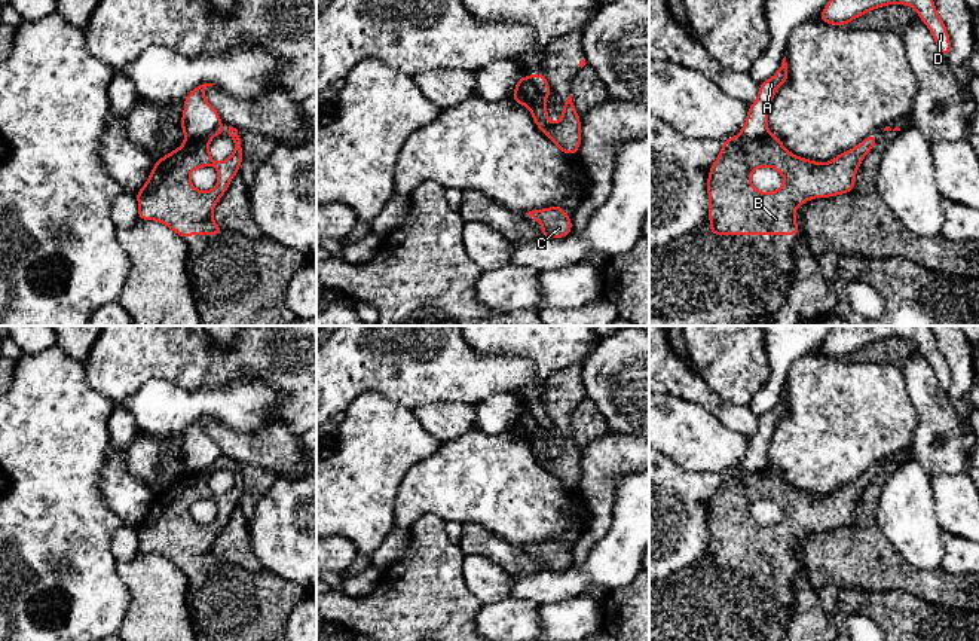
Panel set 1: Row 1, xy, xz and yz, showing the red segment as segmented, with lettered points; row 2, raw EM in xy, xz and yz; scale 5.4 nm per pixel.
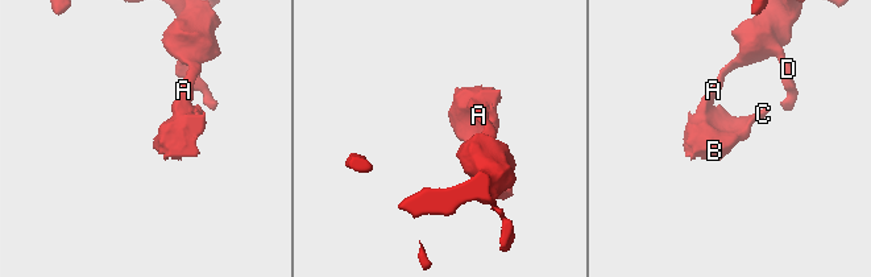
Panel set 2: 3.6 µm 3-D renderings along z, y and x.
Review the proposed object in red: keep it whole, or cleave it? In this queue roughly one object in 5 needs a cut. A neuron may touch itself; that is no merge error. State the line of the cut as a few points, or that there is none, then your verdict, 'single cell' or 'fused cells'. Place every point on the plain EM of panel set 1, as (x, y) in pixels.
cut xy (220, 454), (208, 467), (186, 473); fused cells

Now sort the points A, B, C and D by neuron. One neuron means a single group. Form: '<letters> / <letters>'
A D / B C

